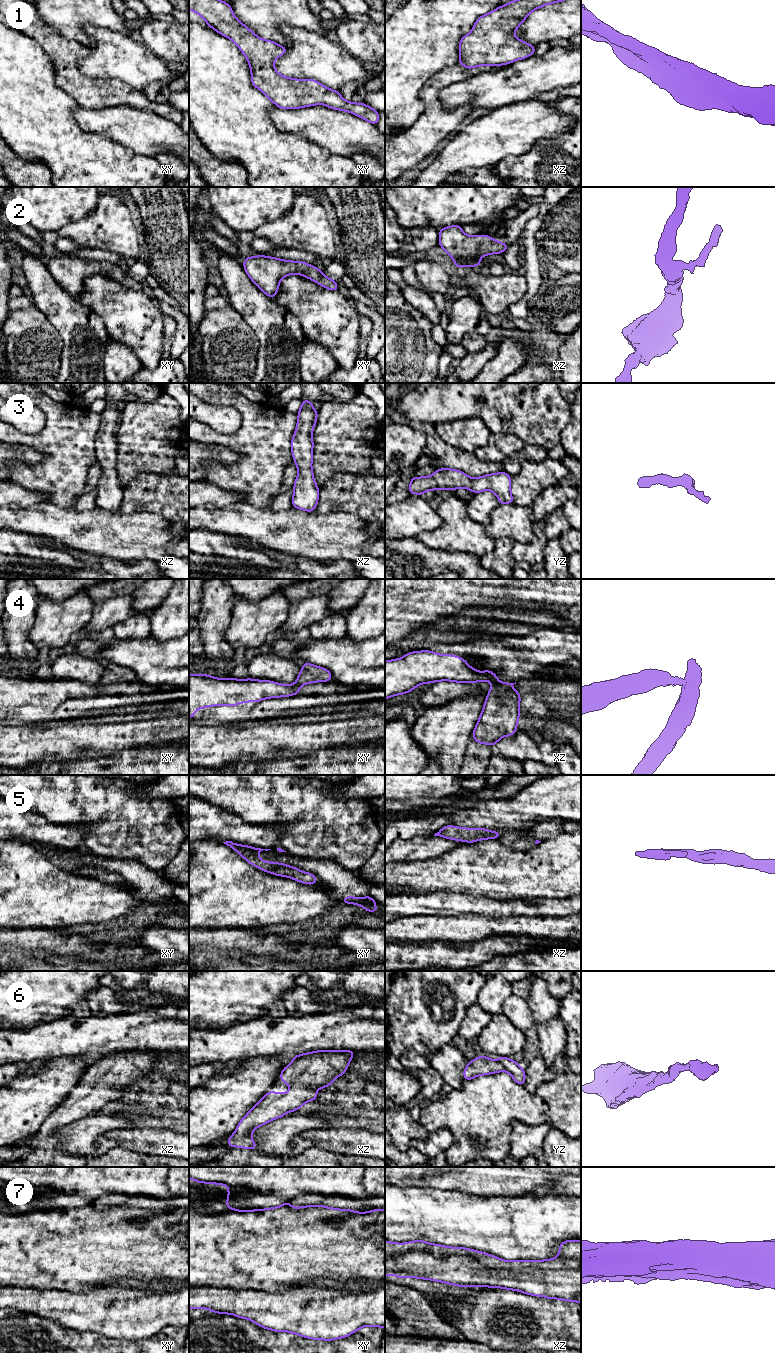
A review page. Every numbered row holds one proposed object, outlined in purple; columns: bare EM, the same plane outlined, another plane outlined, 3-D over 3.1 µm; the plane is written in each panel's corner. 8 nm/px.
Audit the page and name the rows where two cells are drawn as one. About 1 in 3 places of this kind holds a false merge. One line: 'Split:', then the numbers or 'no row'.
Split: 4, 7

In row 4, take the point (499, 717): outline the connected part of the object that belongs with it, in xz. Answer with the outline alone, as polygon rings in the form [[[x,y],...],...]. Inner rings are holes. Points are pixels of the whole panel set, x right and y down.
[[[497,673],[494,674],[491,683],[492,687],[489,689],[472,737],[479,744],[495,747],[502,737],[512,736],[517,731],[521,695],[512,688],[516,682],[498,681]]]

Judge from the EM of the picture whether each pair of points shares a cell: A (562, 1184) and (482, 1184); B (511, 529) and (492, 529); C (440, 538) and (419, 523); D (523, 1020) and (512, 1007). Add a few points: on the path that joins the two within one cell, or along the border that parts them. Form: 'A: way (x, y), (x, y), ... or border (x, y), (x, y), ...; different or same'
A: way (542, 1181), (502, 1181); same
B: way (506, 529), (497, 529); same
C: border (436, 510), (441, 524), (416, 536); different
D: way (522, 1017), (515, 1010); same

